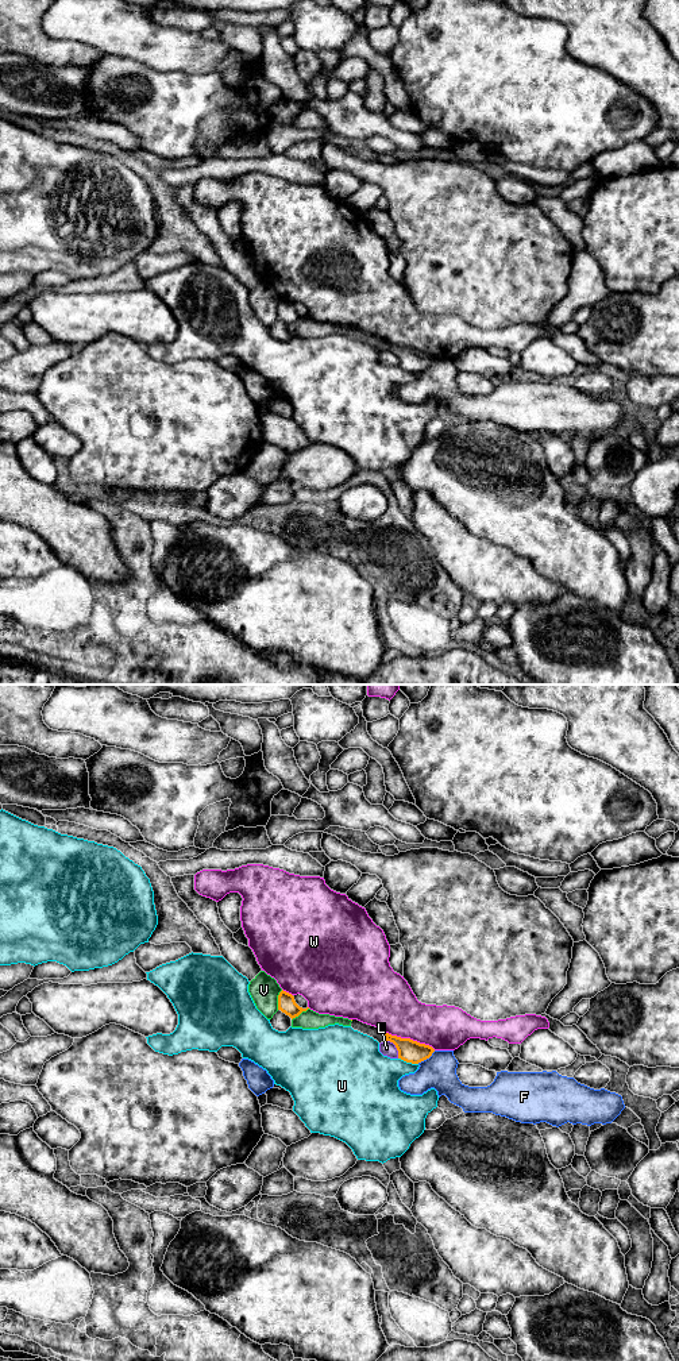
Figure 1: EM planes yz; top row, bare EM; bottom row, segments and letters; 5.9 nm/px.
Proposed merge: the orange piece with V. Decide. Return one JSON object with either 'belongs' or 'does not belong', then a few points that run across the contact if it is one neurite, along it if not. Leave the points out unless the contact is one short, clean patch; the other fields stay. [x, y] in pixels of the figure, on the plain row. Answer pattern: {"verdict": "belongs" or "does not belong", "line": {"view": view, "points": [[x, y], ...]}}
{"verdict": "does not belong", "line": {"view": "yz", "points": [[282, 299], [277, 307], [277, 317]]}}

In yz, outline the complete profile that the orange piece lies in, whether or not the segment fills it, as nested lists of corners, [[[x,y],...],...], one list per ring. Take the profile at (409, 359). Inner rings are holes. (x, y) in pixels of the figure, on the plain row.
[[[381,339],[386,347],[386,350],[390,350],[396,354],[398,359],[398,367],[412,371],[412,373],[418,373],[432,365],[435,358],[429,354],[420,352],[417,350],[413,350],[410,347],[401,347],[397,344],[391,344],[383,339]]]

